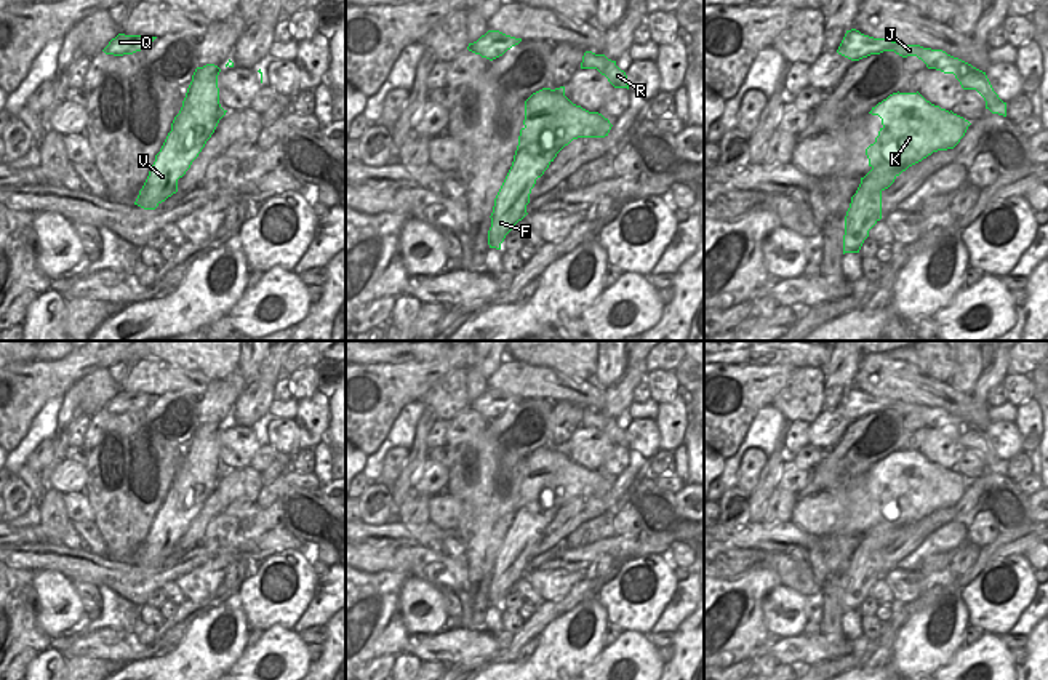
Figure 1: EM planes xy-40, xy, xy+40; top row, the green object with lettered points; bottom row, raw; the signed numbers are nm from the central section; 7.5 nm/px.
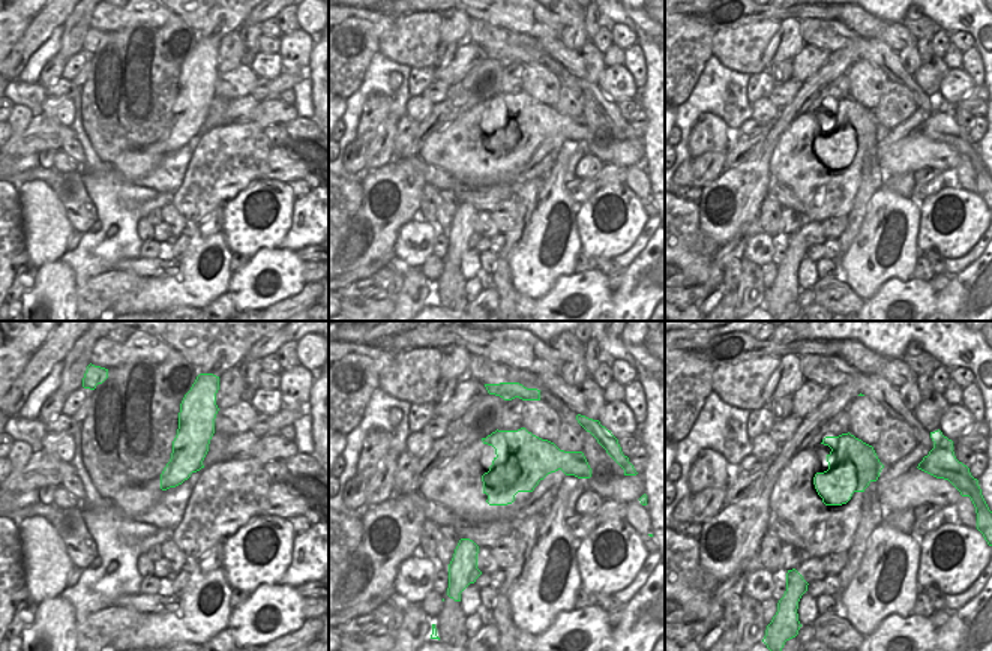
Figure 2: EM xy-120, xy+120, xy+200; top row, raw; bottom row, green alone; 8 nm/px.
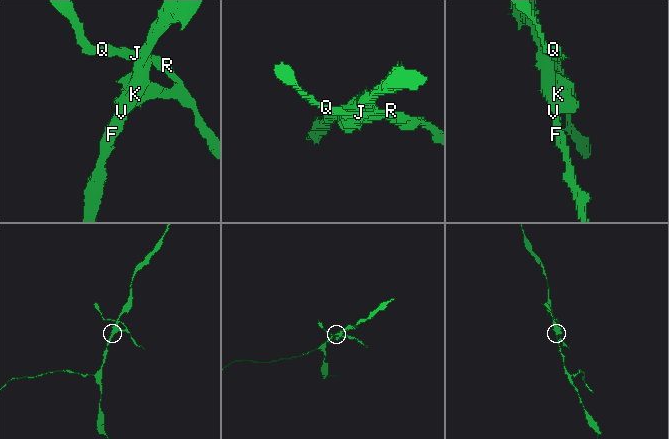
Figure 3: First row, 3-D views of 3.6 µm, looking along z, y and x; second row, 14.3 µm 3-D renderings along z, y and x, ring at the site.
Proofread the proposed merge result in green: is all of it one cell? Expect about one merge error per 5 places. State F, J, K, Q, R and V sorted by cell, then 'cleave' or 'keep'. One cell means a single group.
F V / J K Q R; cleave

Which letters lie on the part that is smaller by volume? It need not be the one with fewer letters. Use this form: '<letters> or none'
J, K, Q, R

